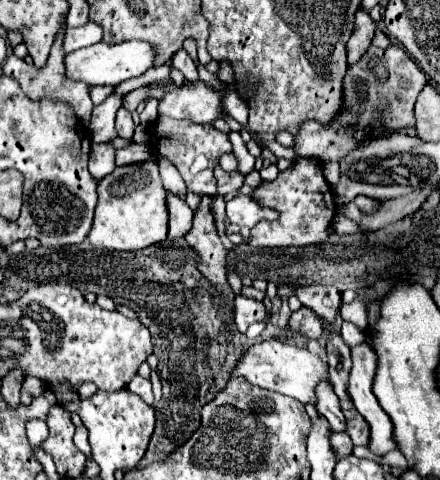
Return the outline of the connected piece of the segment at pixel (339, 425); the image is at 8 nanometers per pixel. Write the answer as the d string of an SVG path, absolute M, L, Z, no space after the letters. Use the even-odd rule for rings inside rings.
M328 380L320 382L316 386L316 410L330 422L334 432L342 432L344 430L344 414L338 406L338 396L332 390L332 384Z

